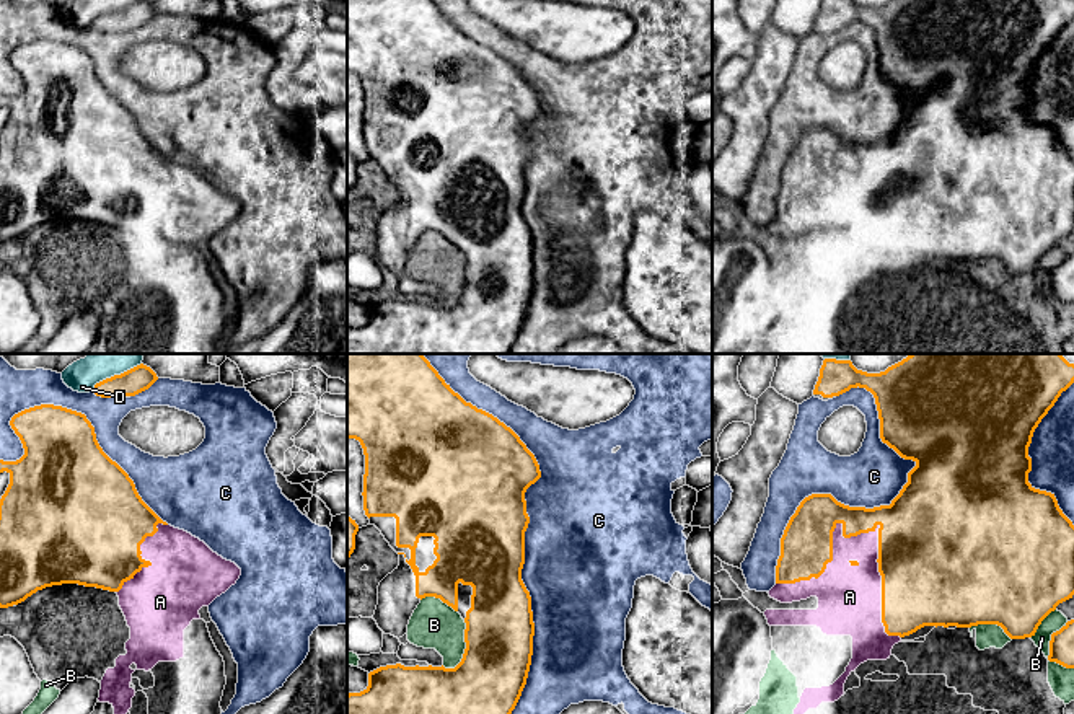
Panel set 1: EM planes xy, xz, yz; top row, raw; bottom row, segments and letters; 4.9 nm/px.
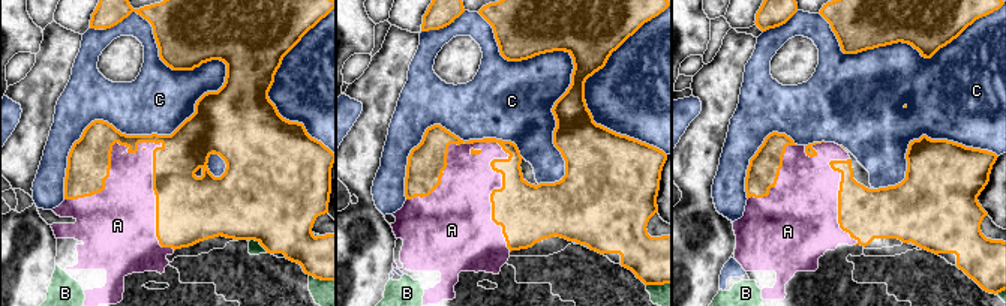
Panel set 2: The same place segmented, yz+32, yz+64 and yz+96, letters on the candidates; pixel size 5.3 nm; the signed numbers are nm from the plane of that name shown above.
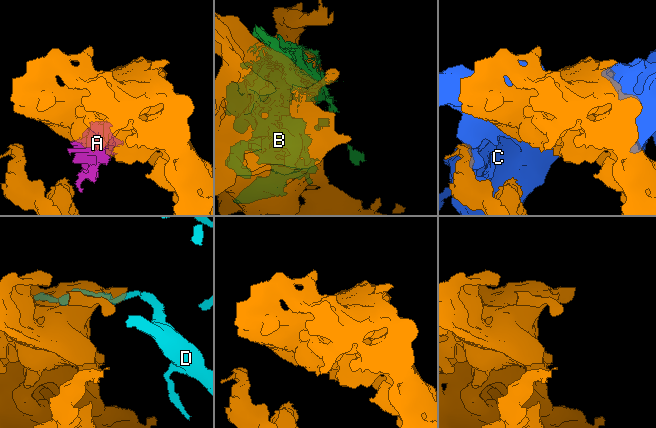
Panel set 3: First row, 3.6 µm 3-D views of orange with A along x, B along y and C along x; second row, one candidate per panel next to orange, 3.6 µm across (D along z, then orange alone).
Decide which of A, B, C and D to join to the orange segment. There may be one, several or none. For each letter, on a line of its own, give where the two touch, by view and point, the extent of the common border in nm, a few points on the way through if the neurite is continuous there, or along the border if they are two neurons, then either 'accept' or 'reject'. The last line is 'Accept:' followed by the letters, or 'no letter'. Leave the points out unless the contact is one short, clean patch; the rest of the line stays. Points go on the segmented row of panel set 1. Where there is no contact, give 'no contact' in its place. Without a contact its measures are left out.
A: contact yz (864, 532); length 650 nm; accept
B: contact xz (466, 647); length 260 nm; reject
C: contact xz (527, 525); length 1800 nm; reject
D: contact xy (114, 375); length 300 nm; reject
Accept: A

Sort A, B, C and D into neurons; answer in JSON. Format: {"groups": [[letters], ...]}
{"groups": [["A"], ["B"], ["C"], ["D"]]}

